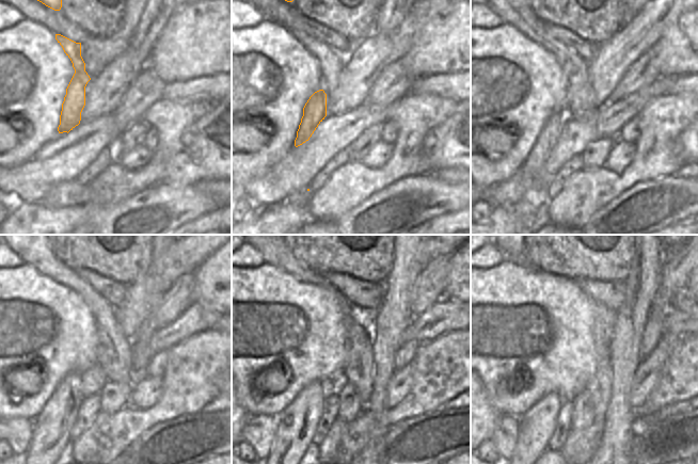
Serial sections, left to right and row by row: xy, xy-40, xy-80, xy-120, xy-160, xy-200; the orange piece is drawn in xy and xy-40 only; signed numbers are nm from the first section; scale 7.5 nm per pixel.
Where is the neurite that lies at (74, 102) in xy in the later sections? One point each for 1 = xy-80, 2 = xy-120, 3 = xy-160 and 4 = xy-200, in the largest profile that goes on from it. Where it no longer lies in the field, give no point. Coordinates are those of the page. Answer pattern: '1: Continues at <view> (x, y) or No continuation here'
1: Continues at xy-80 (537, 195)
2: Continues at xy-120 (52, 427)
3: Continues at xy-160 (296, 426)
4: Continues at xy-200 (536, 426).

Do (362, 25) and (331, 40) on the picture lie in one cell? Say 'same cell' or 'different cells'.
different cells

